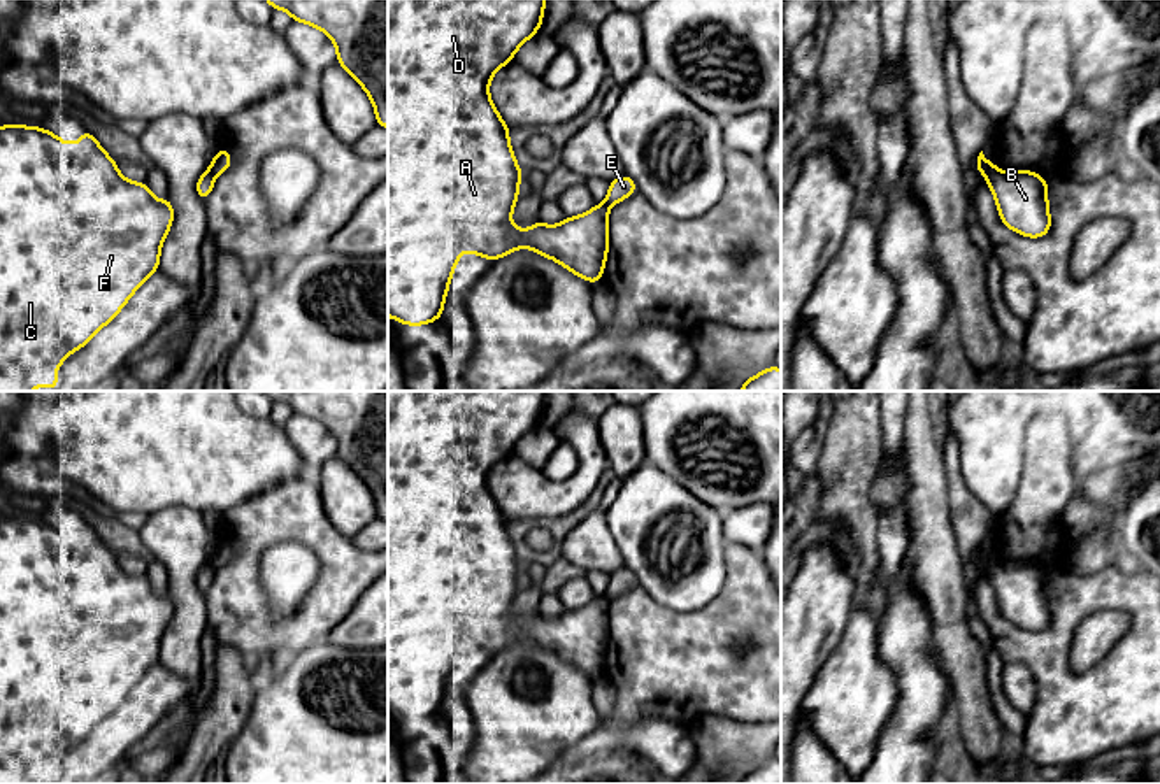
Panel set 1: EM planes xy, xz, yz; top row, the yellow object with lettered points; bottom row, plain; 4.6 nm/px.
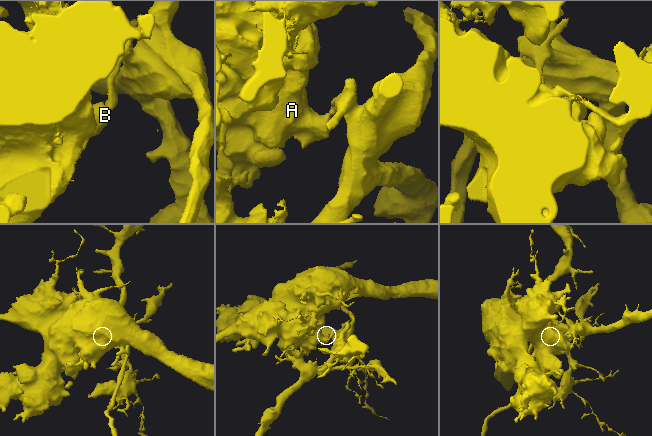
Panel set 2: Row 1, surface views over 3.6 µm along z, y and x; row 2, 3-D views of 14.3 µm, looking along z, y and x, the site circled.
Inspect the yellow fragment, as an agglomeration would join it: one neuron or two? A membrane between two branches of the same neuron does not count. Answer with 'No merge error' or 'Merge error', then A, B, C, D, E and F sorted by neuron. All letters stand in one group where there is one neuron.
Merge error. Groups: A B C D F / E

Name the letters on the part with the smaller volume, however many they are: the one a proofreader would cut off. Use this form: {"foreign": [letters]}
{"foreign": ["E"]}

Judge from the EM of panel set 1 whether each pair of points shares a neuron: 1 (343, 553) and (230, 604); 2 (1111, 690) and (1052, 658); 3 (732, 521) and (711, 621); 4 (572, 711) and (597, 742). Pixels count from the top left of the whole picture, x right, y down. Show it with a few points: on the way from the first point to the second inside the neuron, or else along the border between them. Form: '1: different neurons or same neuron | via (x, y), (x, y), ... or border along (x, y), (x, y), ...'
1: same neuron | via (336, 588), (297, 627), (265, 627)
2: same neuron | via (1095, 690), (1080, 690), (1064, 674)
3: different neurons | border along (727, 542), (737, 542), (760, 553)
4: different neurons | border along (599, 726), (558, 758)

